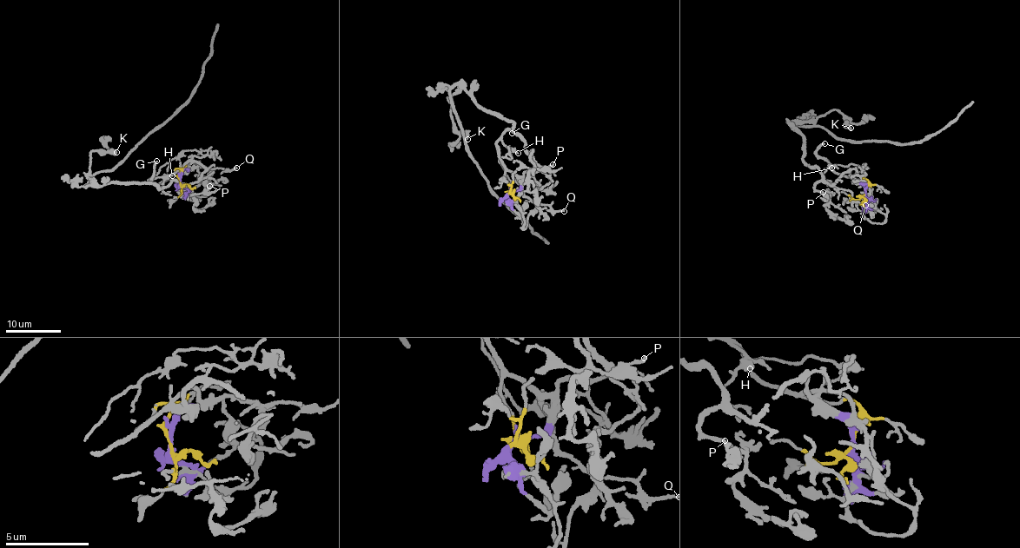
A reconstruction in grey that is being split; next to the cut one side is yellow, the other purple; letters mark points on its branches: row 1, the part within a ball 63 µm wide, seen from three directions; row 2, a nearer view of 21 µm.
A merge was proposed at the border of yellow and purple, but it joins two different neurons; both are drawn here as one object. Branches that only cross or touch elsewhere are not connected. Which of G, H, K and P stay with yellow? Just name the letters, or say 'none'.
G, H

